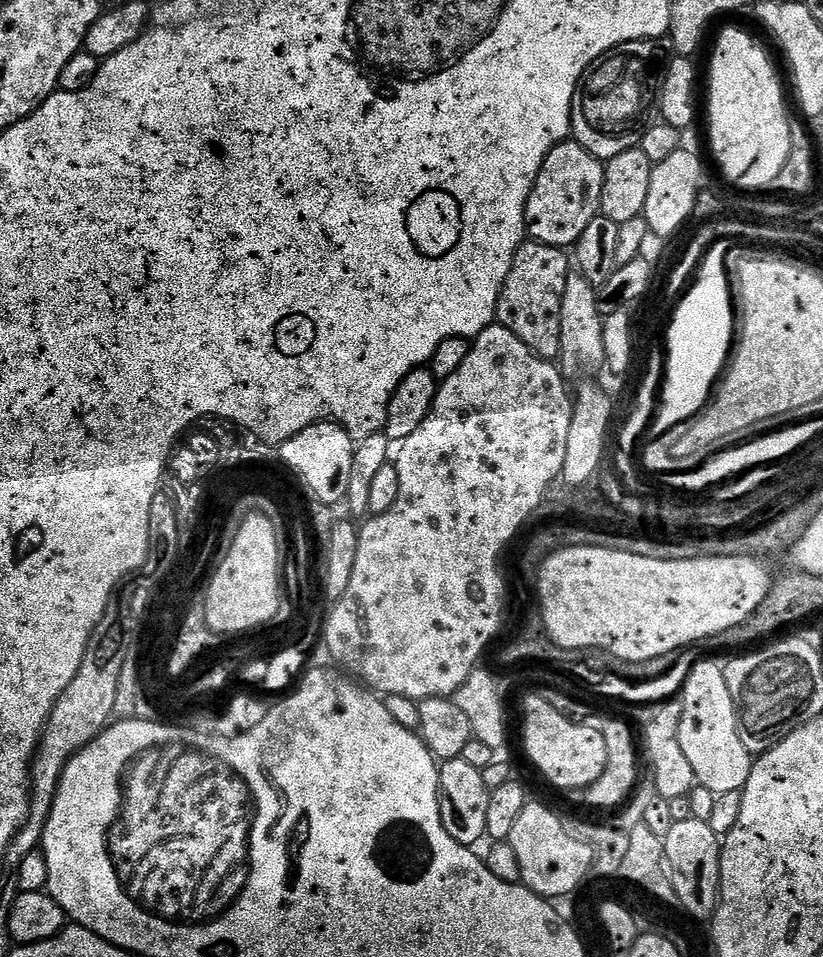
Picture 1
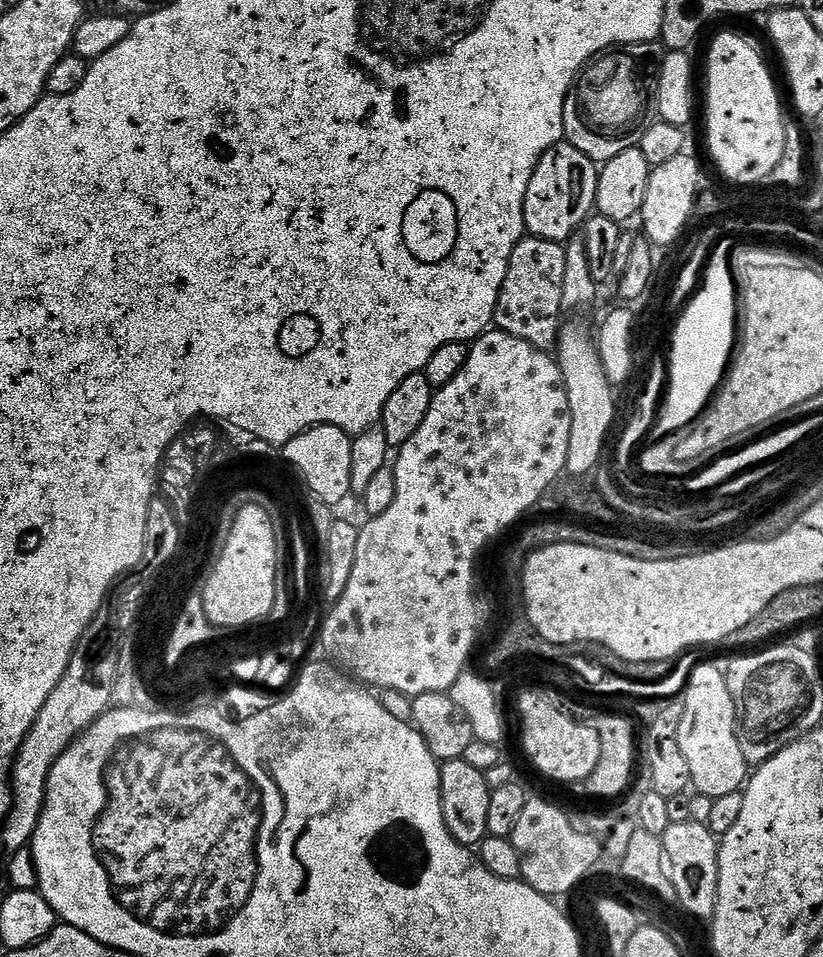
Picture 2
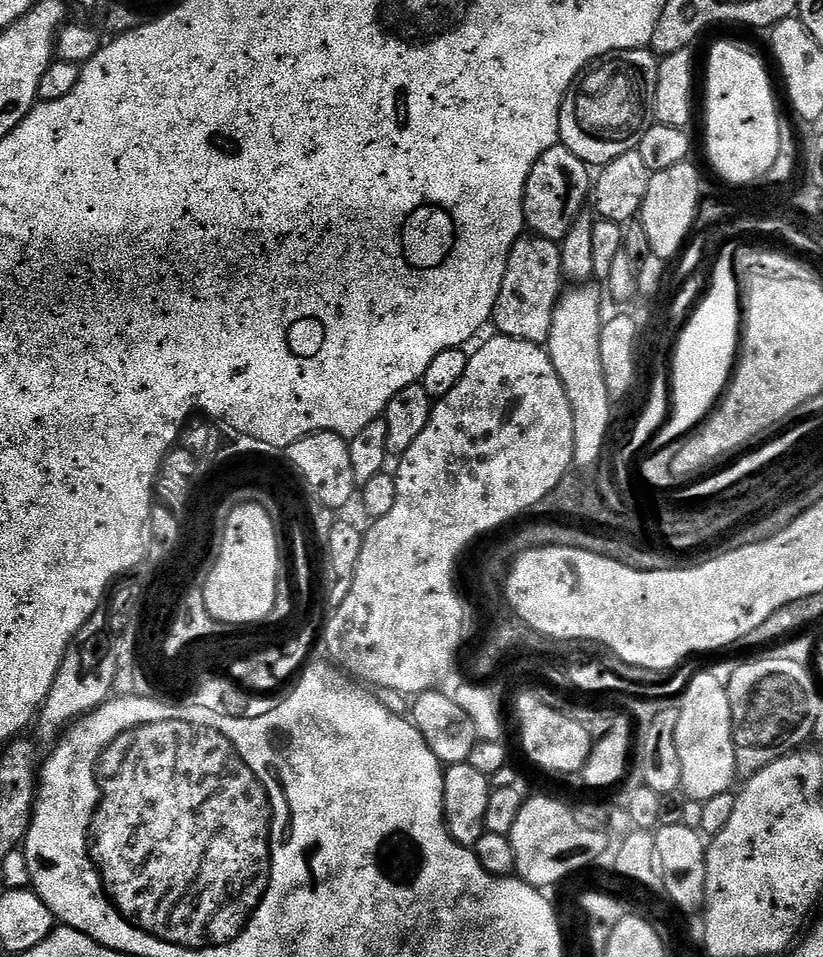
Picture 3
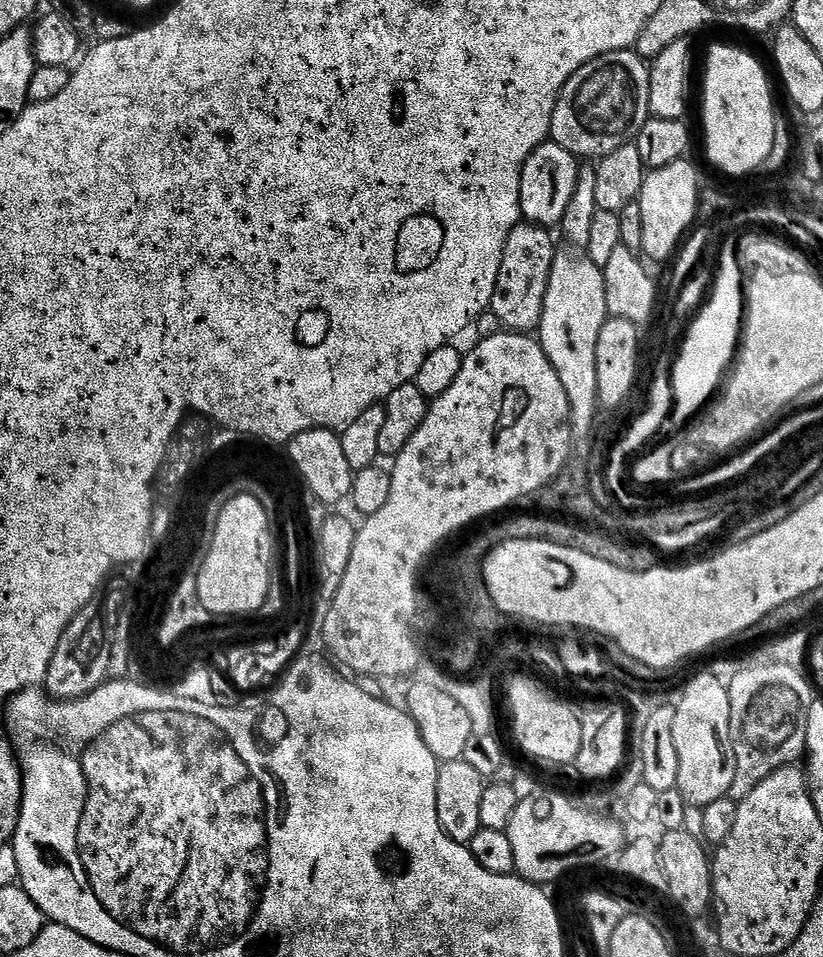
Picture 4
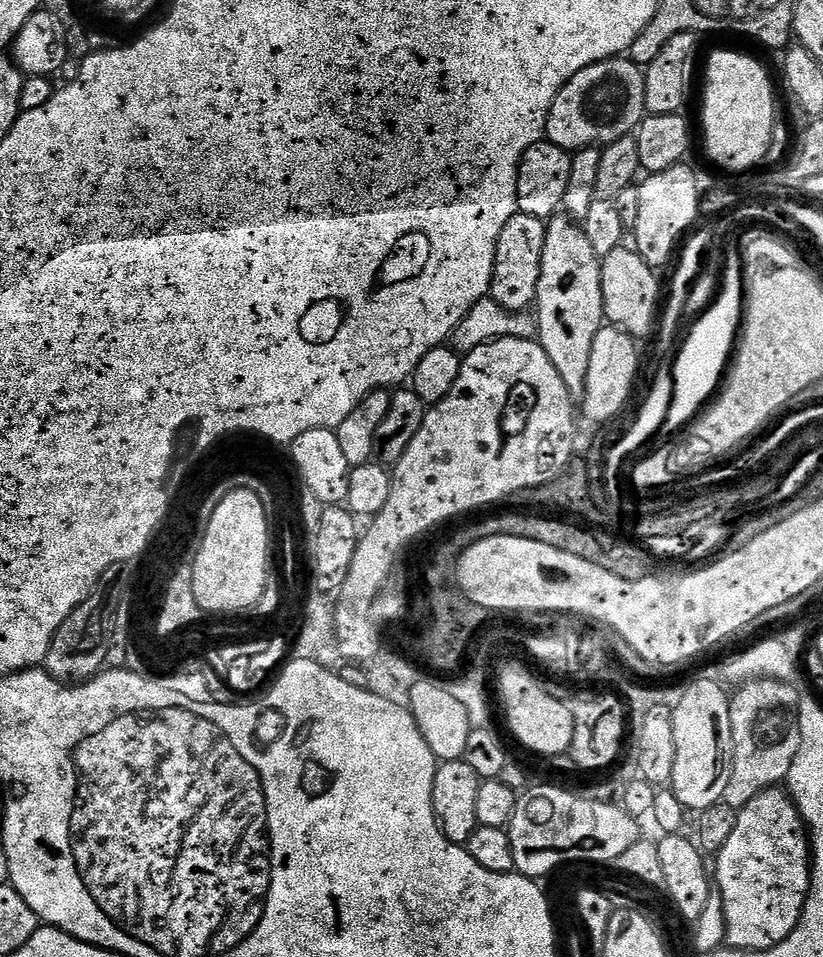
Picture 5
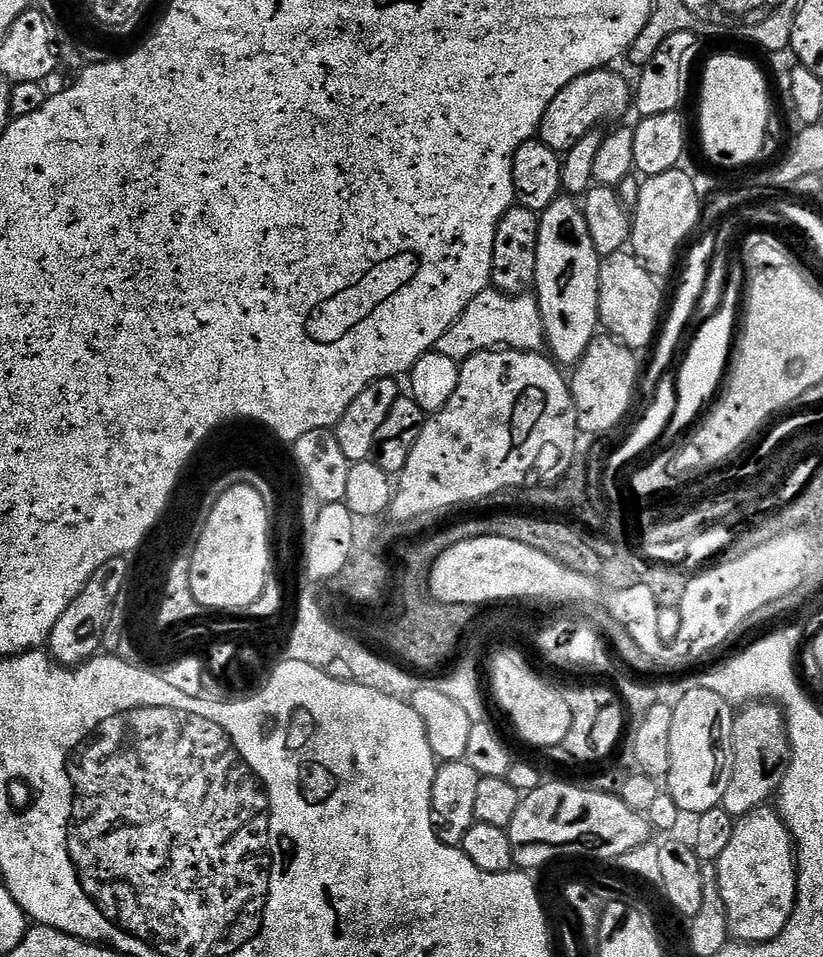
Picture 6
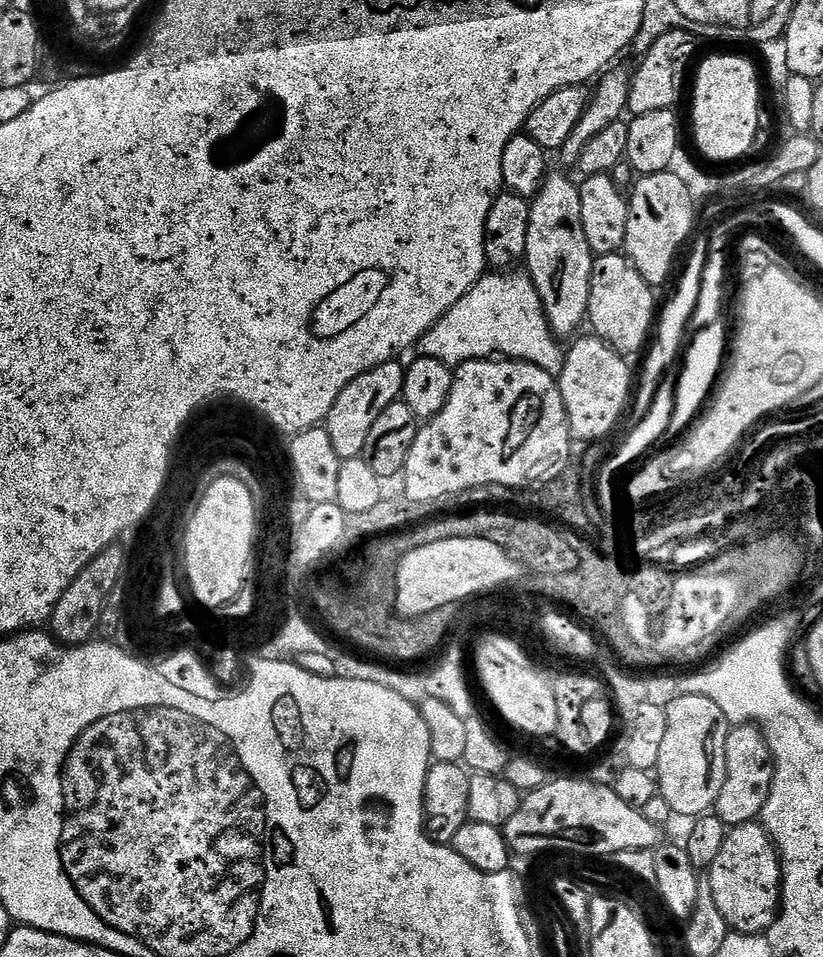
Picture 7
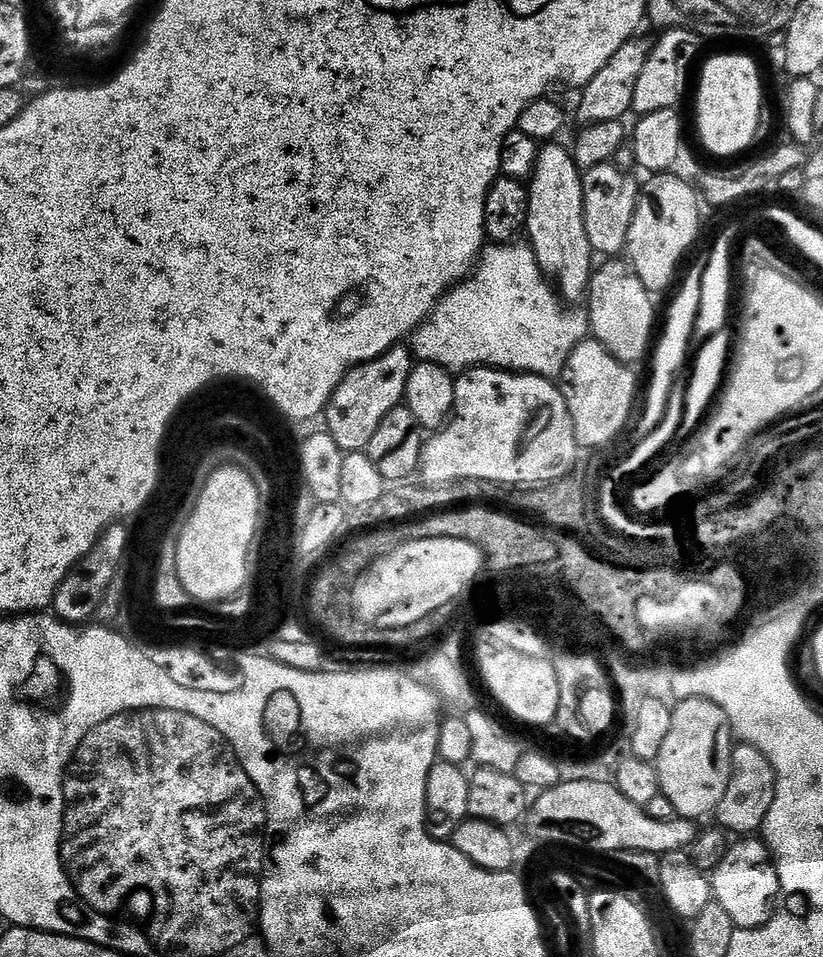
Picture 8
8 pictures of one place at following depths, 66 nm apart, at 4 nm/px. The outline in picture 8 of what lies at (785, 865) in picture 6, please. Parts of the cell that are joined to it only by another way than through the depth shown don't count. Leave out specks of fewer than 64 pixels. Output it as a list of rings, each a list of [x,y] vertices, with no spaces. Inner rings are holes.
[[[740,838],[729,847],[726,858],[710,873],[714,900],[729,915],[733,929],[761,928],[774,911],[780,883],[768,850],[760,838]]]

